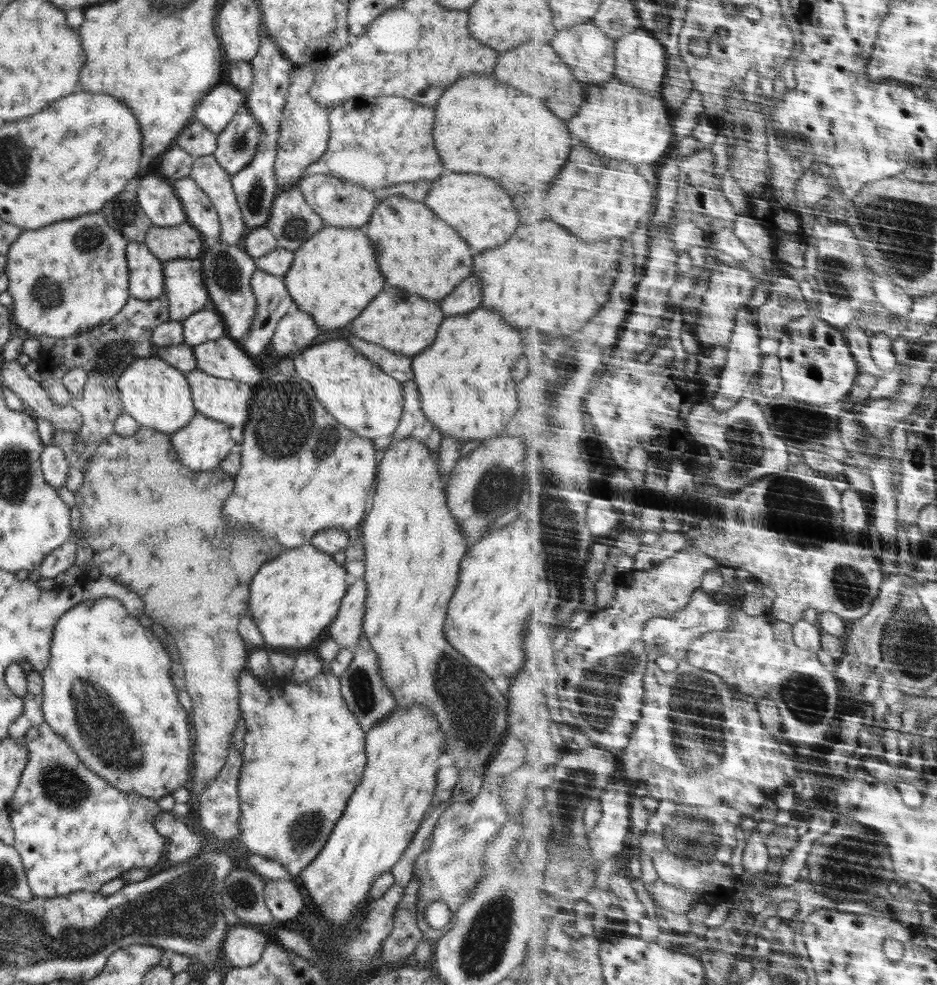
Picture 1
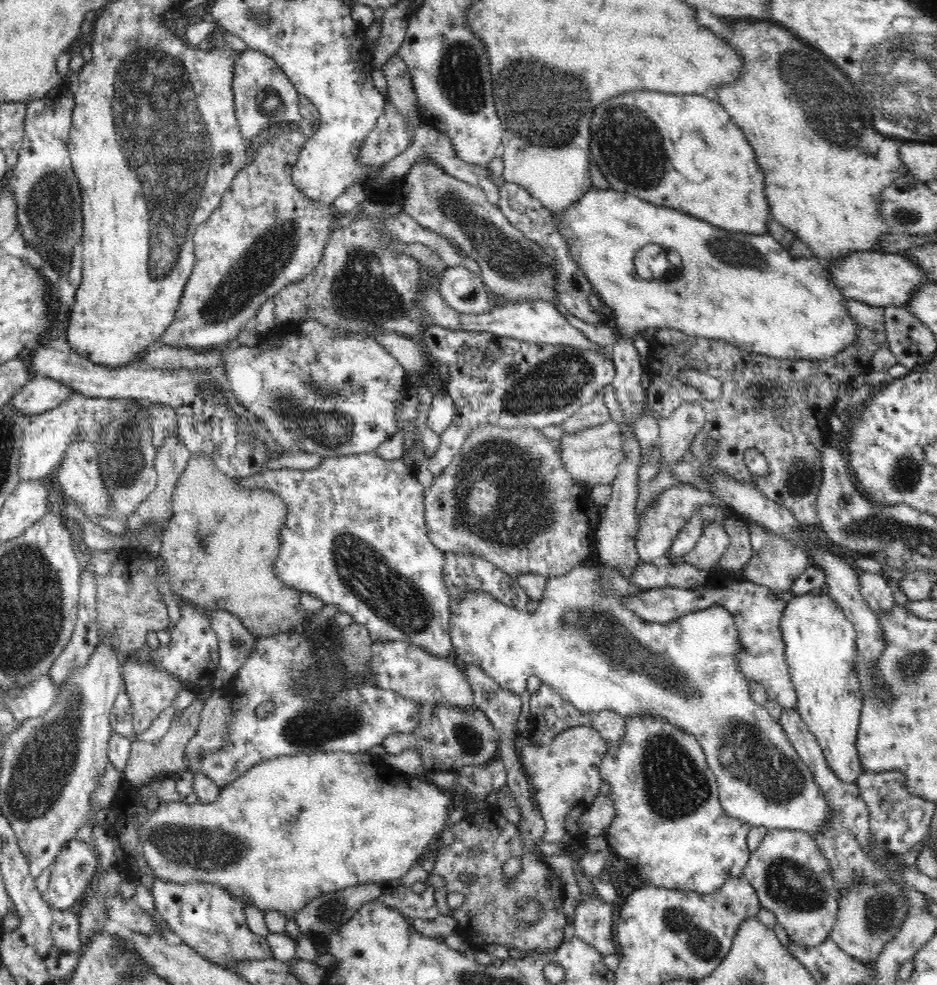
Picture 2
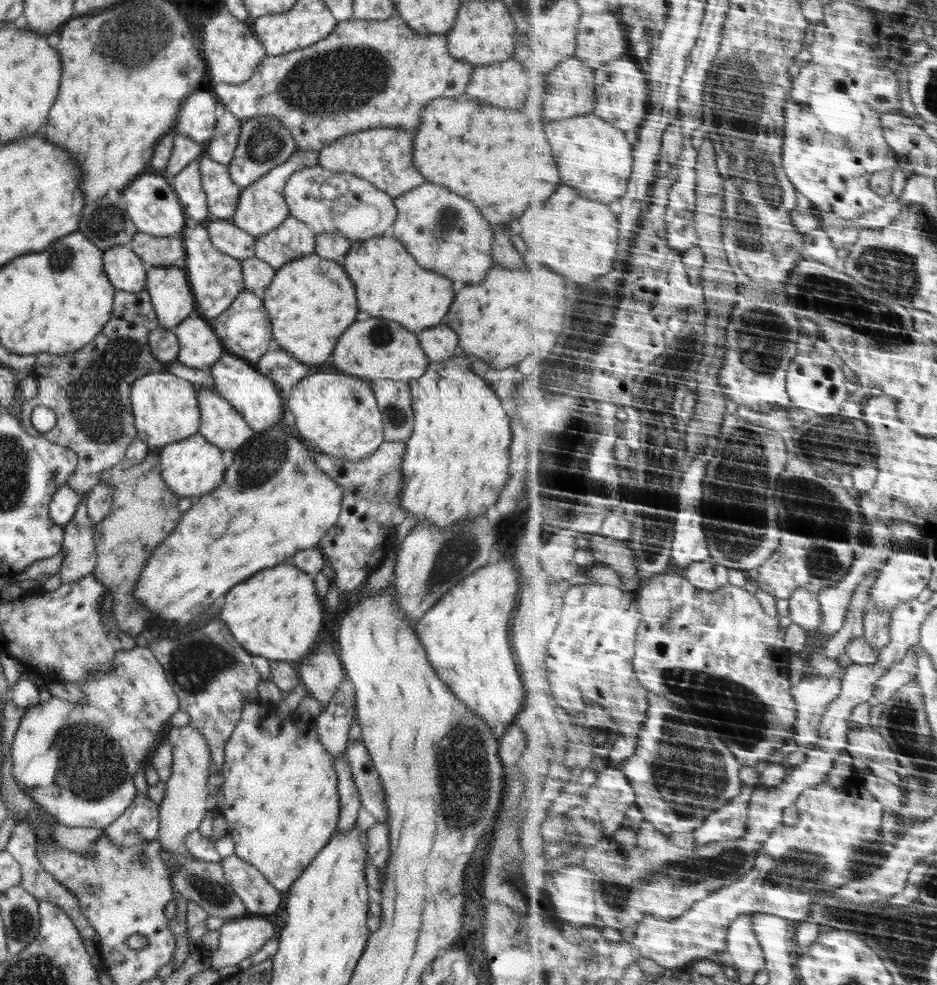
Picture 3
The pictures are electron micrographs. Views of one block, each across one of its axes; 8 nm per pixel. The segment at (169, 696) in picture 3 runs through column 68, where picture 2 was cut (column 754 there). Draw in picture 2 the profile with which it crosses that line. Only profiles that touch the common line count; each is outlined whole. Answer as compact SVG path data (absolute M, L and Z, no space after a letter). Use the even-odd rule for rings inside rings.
M597 563L592 564L590 567L580 564L562 576L548 578L544 596L542 596L539 607L534 612L519 611L516 607L502 604L502 602L484 591L470 591L468 589L467 593L459 598L457 605L449 608L451 612L449 631L452 637L452 658L461 667L468 667L469 665L480 667L486 675L498 683L500 689L508 690L518 696L522 696L525 692L527 682L532 676L538 677L543 684L554 687L564 701L568 701L584 715L588 715L589 712L590 714L595 714L595 712L599 714L602 710L613 710L618 715L624 717L626 722L633 717L646 717L649 715L654 717L654 719L664 719L666 723L670 723L676 729L696 737L696 740L700 743L708 766L713 770L717 778L719 802L728 816L748 823L752 827L764 826L768 830L790 829L812 834L821 829L827 816L831 813L828 799L824 797L822 789L812 780L812 773L809 771L806 763L798 756L796 749L789 743L779 720L774 719L765 706L754 702L751 698L750 682L740 671L739 661L737 660L737 655L741 652L740 646L742 645L740 644L740 639L738 639L740 633L738 633L738 627L736 627L736 623L734 623L734 619L732 619L732 615L728 613L728 610L720 604L713 604L708 608L684 613L681 617L672 619L666 624L648 623L623 605L622 596L607 594L599 585L600 579L601 574L599 574Z

